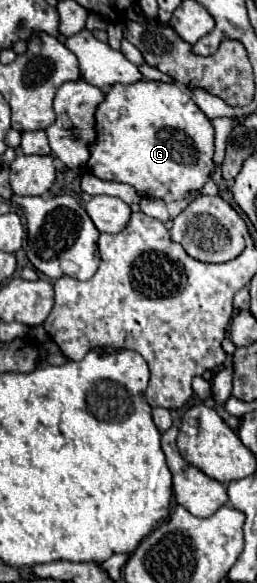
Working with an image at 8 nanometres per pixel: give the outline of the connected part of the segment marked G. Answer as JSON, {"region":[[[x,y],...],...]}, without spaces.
{"region":[[[146,79],[130,85],[116,83],[106,91],[104,101],[96,107],[94,119],[96,139],[88,143],[90,157],[86,161],[86,169],[102,181],[126,183],[132,185],[140,197],[156,197],[170,203],[186,201],[190,193],[202,191],[204,183],[212,177],[214,127],[208,117],[204,117],[200,107],[192,101],[192,97],[176,83]]]}

